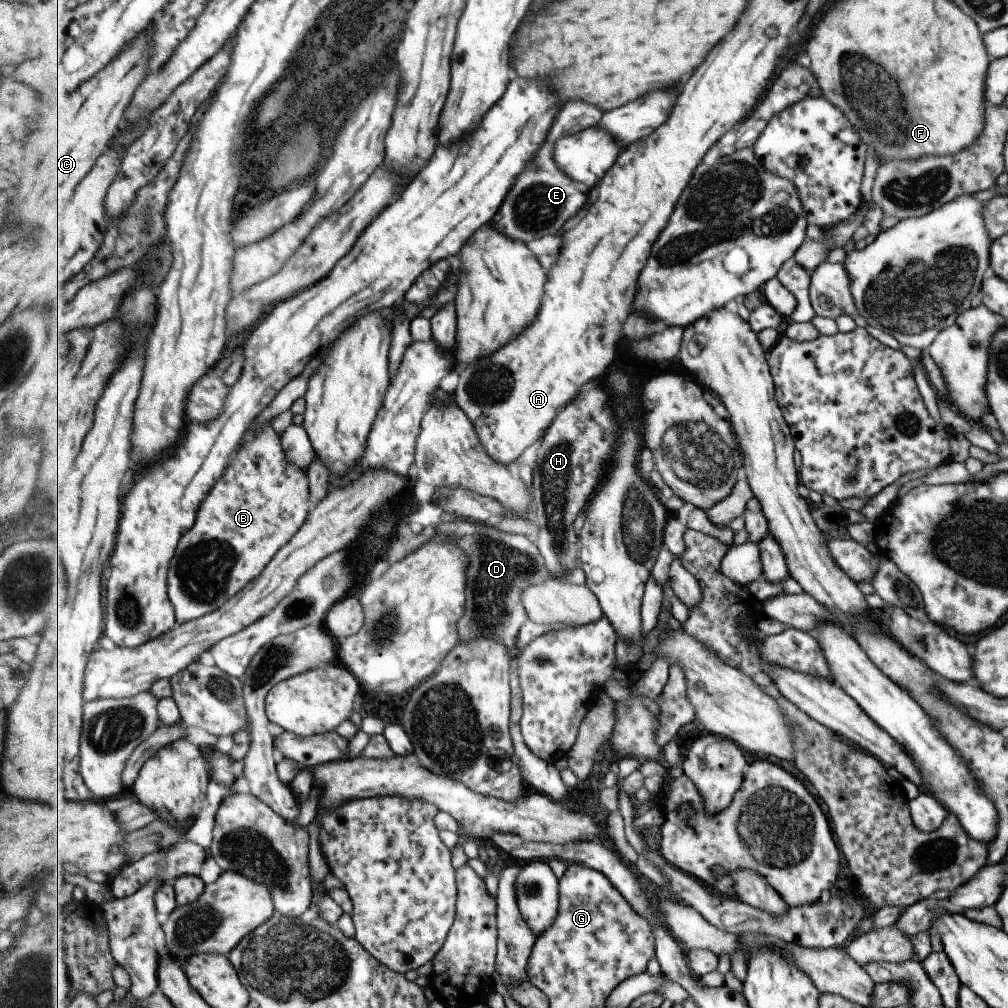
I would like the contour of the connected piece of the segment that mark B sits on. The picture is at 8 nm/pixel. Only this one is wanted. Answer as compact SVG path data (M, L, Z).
M271 424L259 432L251 429L244 437L242 448L235 454L225 475L211 490L199 510L195 528L183 536L170 568L169 588L178 624L186 624L219 610L227 600L238 595L263 575L271 560L303 527L310 517L311 494L307 469L299 468L287 460L282 437Z

